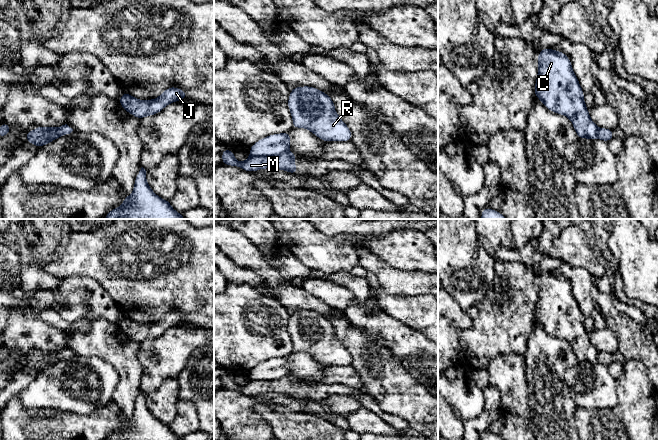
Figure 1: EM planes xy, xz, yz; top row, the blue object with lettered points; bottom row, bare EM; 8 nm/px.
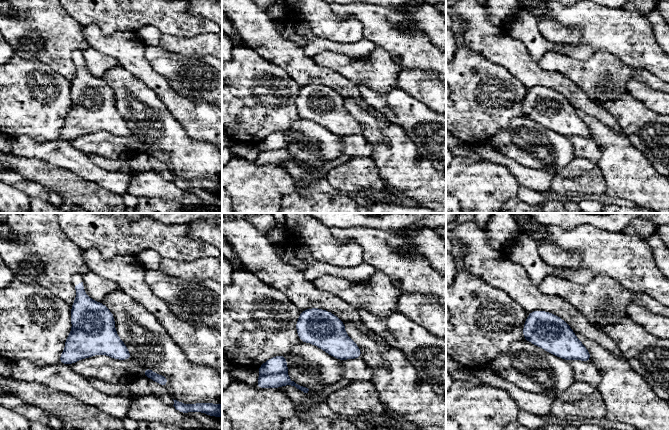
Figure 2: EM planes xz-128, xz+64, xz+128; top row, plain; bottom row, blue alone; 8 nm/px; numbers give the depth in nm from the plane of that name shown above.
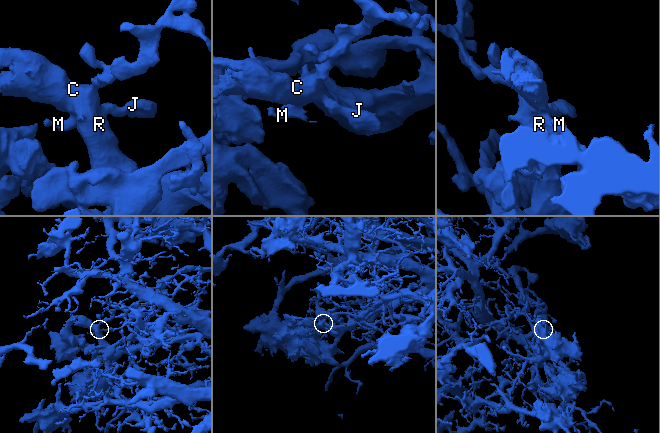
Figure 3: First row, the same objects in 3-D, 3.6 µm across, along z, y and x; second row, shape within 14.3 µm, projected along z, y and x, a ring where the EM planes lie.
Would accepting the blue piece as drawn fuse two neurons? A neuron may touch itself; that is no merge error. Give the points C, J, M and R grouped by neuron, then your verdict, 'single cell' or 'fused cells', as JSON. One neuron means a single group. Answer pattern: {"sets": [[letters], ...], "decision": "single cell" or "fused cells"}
{"sets": [["C", "J", "R"], ["M"]], "decision": "fused cells"}

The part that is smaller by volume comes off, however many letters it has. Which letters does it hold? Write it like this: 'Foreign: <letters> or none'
Foreign: M

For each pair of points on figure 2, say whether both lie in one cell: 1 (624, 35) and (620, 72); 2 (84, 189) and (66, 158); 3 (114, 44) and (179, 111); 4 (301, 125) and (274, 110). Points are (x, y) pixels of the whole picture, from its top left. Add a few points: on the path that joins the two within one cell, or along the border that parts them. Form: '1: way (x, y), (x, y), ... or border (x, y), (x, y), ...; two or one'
1: border (600, 50), (610, 52), (627, 64), (643, 70); two
2: border (52, 164), (69, 169), (95, 183); two
3: way (132, 59), (161, 86), (165, 93); one
4: border (299, 118), (287, 131); two

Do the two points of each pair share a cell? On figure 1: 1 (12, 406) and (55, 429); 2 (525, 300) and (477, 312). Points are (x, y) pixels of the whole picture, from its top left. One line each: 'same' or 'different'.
1: same
2: same

